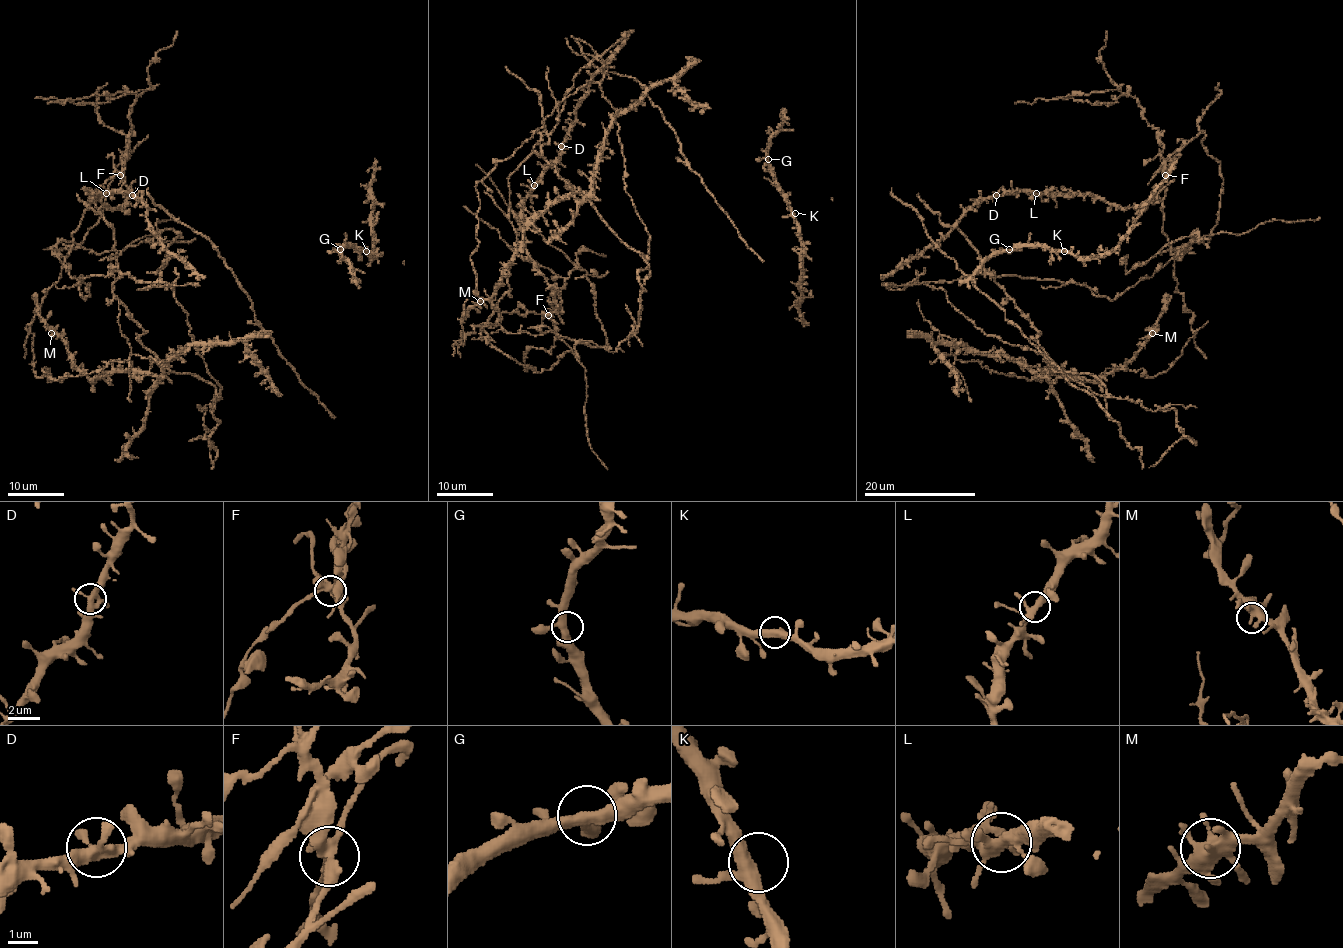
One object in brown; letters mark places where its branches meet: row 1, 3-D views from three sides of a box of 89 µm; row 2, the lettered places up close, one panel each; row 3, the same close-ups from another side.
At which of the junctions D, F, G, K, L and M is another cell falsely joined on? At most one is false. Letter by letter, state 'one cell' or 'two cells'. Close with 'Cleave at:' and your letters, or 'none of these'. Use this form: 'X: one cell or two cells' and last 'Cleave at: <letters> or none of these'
D: one cell
F: two cells
G: one cell
K: one cell
L: one cell
M: one cell
Cleave at: F

